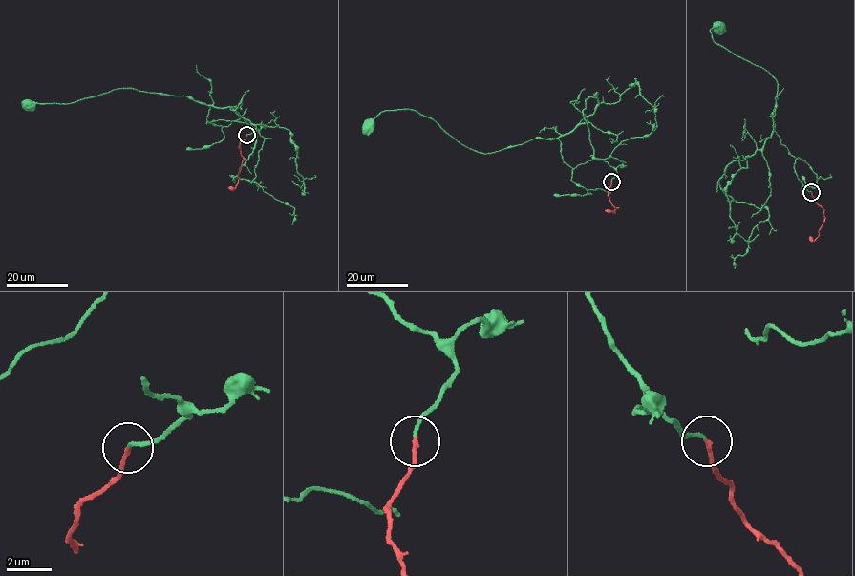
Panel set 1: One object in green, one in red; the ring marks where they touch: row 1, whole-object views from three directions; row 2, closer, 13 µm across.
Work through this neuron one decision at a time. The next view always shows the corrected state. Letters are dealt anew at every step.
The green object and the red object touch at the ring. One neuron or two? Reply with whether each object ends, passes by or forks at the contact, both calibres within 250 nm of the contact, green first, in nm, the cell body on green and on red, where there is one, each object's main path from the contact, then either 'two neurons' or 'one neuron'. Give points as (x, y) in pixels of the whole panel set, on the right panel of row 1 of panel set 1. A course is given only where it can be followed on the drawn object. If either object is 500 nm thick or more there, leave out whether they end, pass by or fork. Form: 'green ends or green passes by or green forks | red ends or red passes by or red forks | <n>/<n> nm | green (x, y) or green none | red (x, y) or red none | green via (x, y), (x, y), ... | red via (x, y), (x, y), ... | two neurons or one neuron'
green ends | red ends | 140/160 nm | green (720, 27) | red none | green via (811, 192), (797, 174), (798, 158), (775, 131), (775, 79), (715, 42), (710, 29), (722, 27) | red via (811, 192), (824, 210), (823, 221), (816, 240), (811, 241), (810, 237) | one neuron

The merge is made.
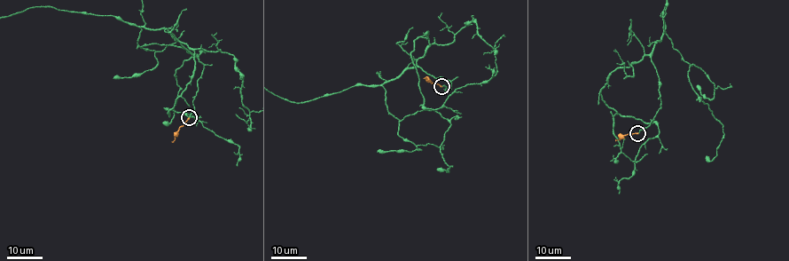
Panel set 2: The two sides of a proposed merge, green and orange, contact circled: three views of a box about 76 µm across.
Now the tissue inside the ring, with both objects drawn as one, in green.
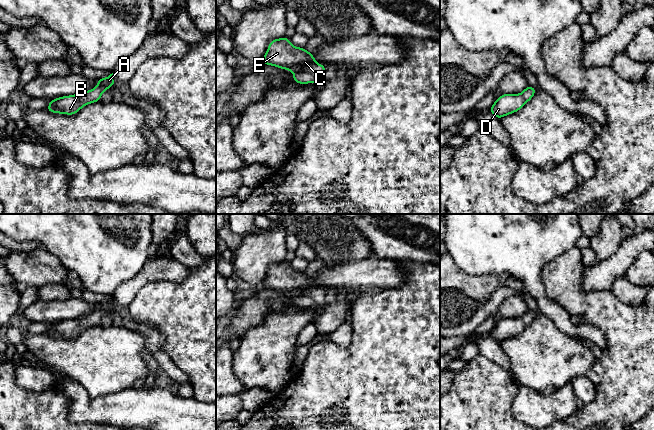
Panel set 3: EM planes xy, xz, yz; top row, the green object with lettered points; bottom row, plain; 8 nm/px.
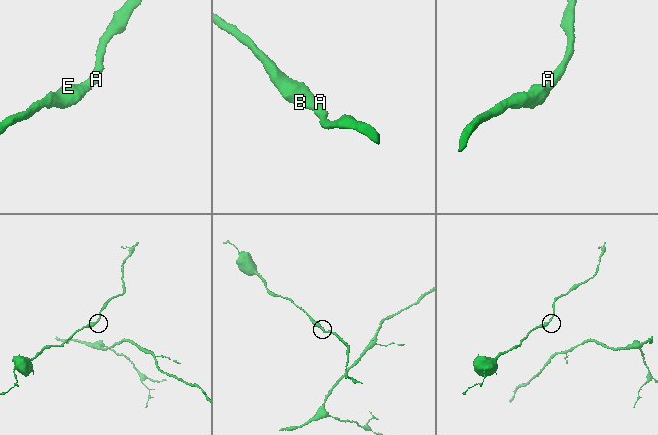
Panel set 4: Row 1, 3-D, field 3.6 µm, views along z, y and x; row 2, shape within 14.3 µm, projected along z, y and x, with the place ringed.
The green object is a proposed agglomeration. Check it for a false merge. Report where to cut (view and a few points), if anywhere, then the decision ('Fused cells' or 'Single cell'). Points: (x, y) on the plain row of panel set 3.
No split. Single cell

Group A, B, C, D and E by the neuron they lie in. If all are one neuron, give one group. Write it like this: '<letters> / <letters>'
A B C D E

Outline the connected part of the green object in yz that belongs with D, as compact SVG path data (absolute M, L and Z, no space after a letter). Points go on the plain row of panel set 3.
M529 309L521 318L502 318L489 335L498 343L517 336L532 323L536 315Z

